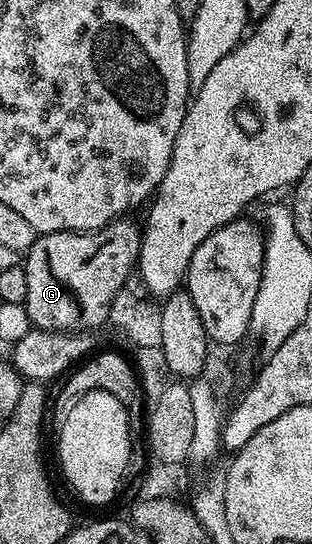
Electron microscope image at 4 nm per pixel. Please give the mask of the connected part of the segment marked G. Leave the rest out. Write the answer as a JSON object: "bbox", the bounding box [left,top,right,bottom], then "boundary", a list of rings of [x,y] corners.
{"bbox":[21,217,143,332],"boundary":[[[120,217],[114,219],[111,223],[106,223],[104,227],[98,227],[95,231],[54,231],[48,235],[40,234],[33,241],[33,245],[25,252],[25,258],[22,260],[21,266],[25,269],[27,280],[29,281],[29,297],[26,301],[27,315],[31,318],[32,324],[35,327],[40,327],[46,331],[90,331],[94,332],[95,327],[99,327],[108,322],[110,317],[110,305],[117,293],[123,287],[128,286],[127,279],[136,270],[139,261],[139,250],[141,249],[141,241],[143,240],[143,233],[140,224],[134,223],[131,217]]]}

